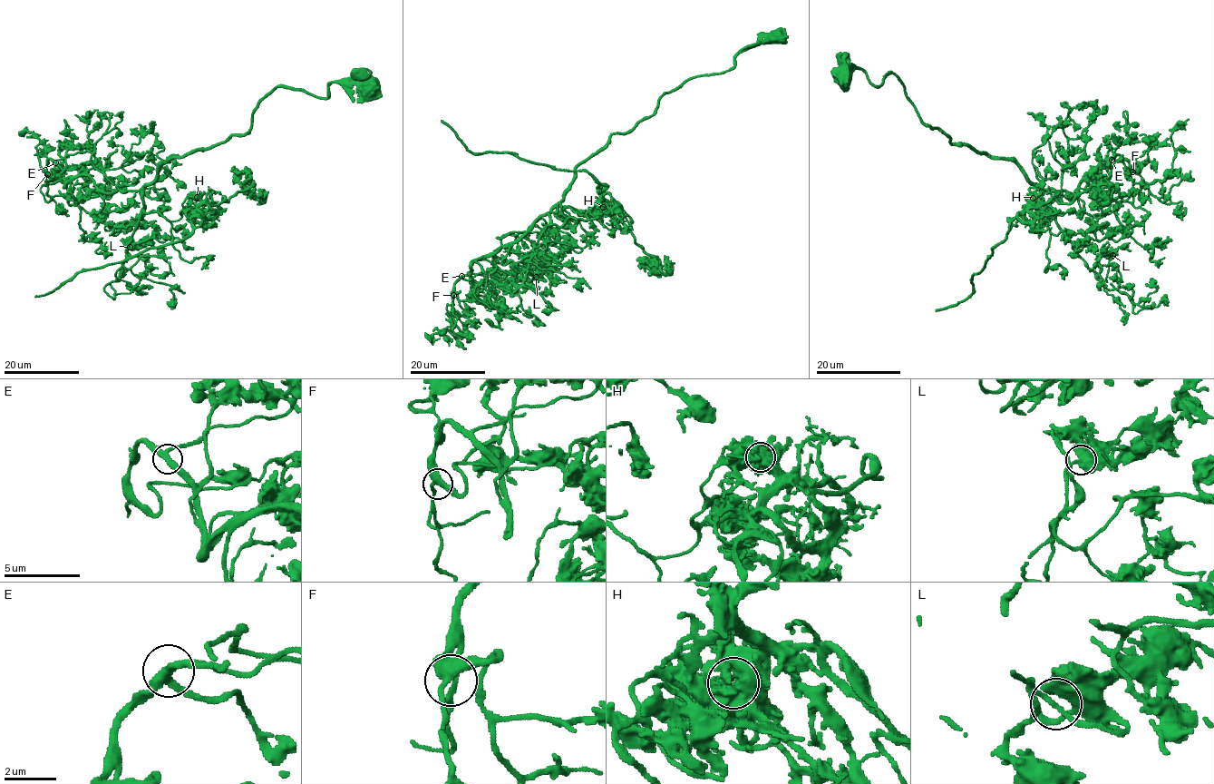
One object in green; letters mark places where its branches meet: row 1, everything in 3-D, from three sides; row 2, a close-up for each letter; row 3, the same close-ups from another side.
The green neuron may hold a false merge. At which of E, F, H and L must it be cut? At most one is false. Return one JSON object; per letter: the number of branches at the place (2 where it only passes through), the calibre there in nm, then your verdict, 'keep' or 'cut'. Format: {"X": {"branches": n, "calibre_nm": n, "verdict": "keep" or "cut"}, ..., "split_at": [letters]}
{"E": {"branches": 3, "calibre_nm": 320, "verdict": "keep"}, "F": {"branches": 3, "calibre_nm": 380, "verdict": "keep"}, "H": {"branches": 2, "calibre_nm": 1000, "verdict": "cut"}, "L": {"branches": 3, "calibre_nm": 200, "verdict": "keep"}, "split_at": ["H"]}

